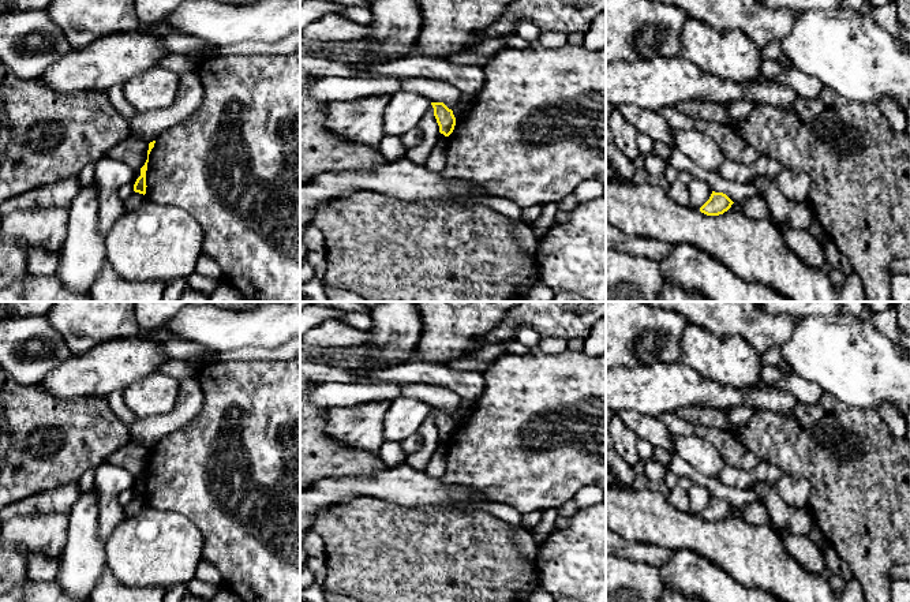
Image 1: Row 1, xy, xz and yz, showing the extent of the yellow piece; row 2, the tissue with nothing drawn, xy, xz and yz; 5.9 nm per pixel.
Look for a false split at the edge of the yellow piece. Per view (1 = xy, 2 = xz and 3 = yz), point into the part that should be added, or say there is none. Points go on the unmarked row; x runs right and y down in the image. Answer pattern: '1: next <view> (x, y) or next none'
1: next none
2: next none
3: next none

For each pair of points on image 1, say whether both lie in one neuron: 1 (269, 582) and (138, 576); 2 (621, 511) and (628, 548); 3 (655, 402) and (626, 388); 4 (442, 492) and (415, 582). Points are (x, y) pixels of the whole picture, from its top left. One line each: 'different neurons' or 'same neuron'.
1: different neurons
2: different neurons
3: same neuron
4: different neurons

